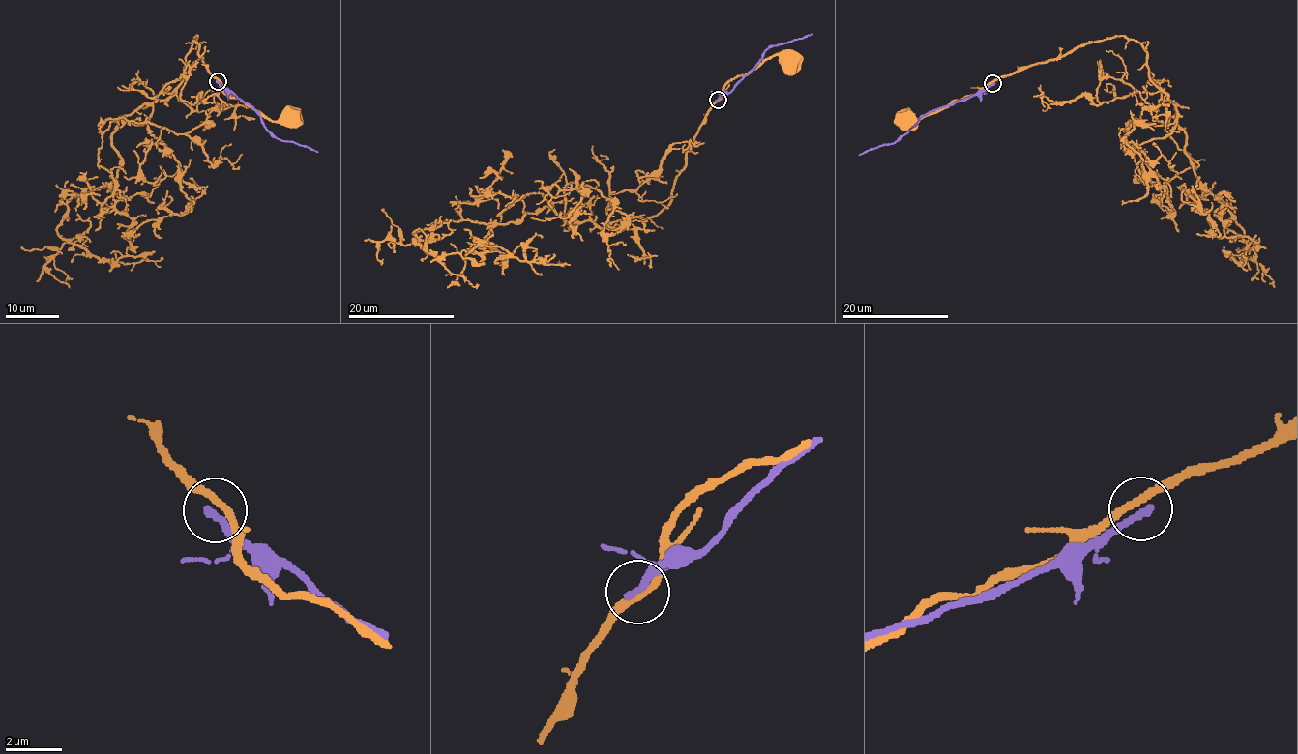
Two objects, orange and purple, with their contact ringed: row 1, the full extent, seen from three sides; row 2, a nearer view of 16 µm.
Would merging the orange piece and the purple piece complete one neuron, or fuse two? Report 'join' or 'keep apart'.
keep apart

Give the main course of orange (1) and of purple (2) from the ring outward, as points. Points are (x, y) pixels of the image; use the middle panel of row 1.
1: (719, 100), (729, 80), (745, 75), (773, 55), (785, 55), (788, 59)
2: (718, 100), (723, 93), (730, 92), (756, 67), (769, 47), (812, 34)

